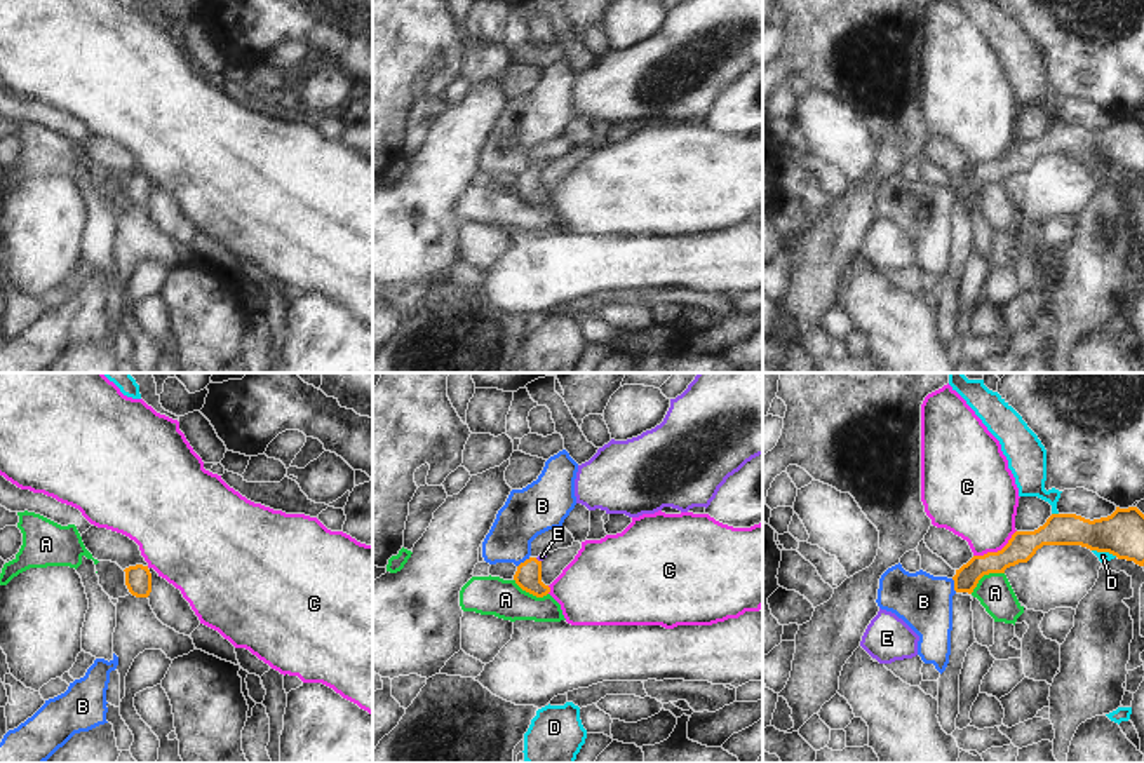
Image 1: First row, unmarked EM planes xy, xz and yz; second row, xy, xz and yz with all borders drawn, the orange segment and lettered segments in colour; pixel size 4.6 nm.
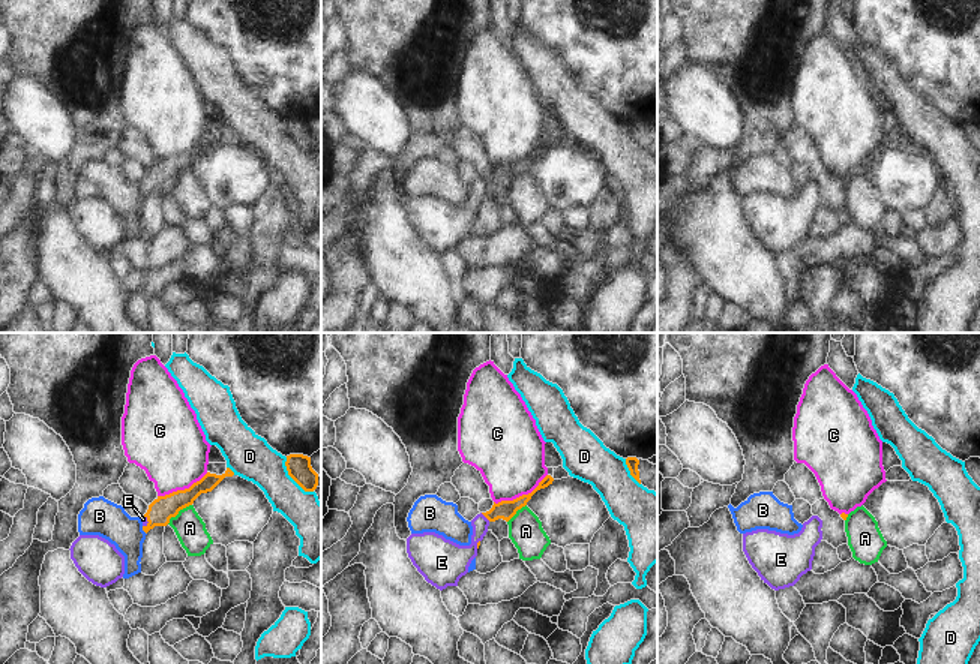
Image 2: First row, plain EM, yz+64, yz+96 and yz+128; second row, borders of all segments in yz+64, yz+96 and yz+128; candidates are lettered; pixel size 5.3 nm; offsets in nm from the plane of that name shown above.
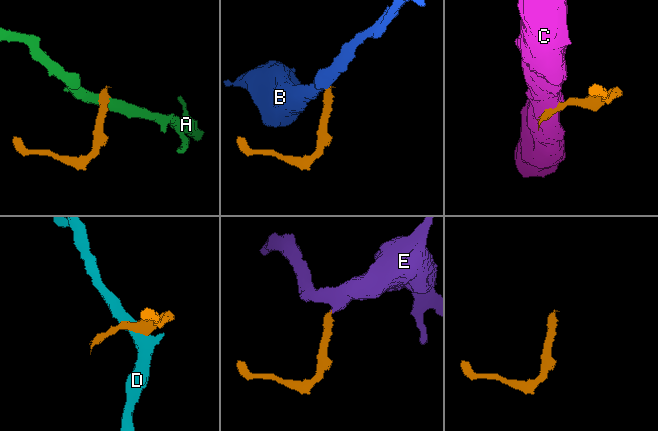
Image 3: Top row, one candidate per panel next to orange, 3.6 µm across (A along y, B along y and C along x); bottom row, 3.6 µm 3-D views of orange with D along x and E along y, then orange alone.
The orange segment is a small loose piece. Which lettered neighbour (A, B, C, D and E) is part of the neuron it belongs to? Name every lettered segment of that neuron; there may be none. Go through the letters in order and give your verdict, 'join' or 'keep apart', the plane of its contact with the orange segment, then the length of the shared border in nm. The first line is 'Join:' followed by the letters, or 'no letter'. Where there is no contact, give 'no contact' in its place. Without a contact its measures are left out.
Join: E
A: keep apart | yz | 190 nm
B: keep apart | yz | 70 nm
C: keep apart | yz | 240 nm
D: keep apart | yz | 30 nm
E: join | xz | 40 nm

